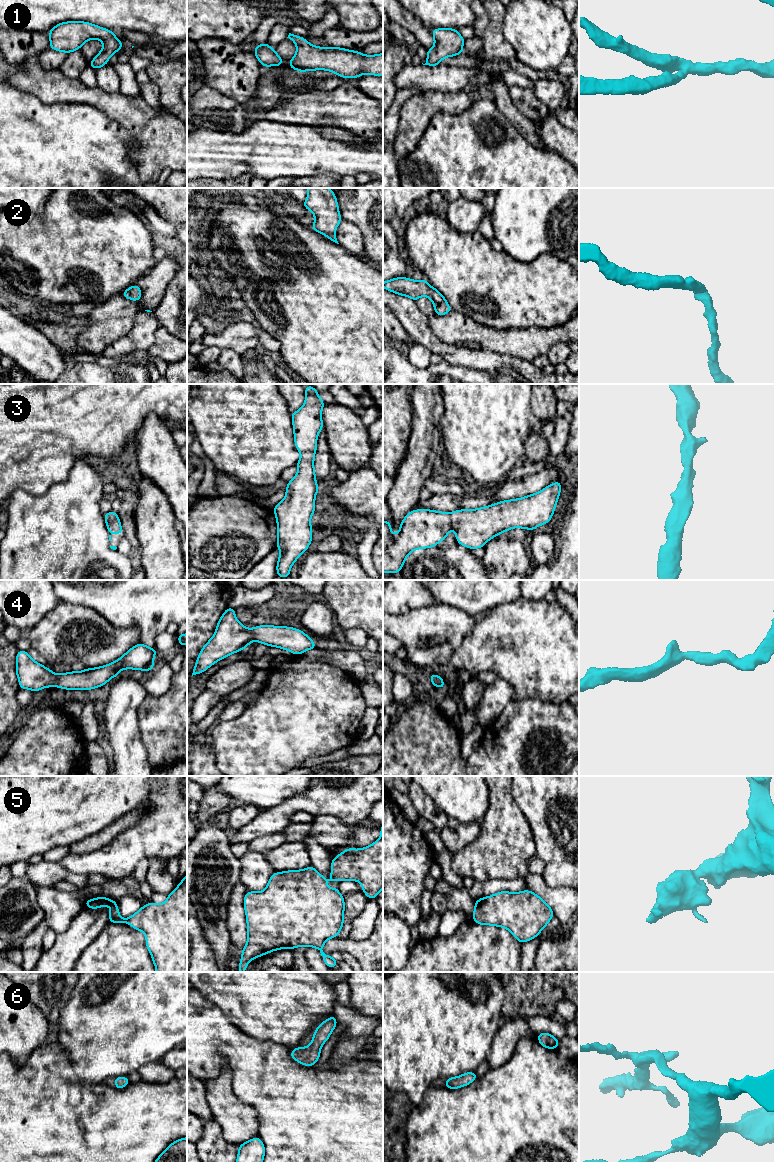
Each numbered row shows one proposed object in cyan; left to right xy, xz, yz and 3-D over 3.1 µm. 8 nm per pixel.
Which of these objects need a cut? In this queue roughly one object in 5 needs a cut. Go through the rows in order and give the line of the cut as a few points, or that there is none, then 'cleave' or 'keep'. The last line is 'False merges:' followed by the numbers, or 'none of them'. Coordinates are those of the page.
1: cut none; keep
2: cut none; keep
3: cut none; keep
4: cut none; keep
5: cut none; keep
6: cut none; keep
False merges: none of them

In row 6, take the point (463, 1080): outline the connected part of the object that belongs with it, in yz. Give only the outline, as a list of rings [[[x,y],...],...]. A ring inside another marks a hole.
[[[475,1071],[463,1073],[458,1077],[450,1077],[446,1079],[445,1087],[448,1089],[461,1088],[461,1087],[467,1086],[468,1084],[475,1081],[476,1079],[478,1078]]]

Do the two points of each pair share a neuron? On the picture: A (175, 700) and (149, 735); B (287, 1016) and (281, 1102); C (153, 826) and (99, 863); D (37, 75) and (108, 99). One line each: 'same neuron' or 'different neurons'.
A: same neuron
B: different neurons
C: same neuron
D: same neuron

